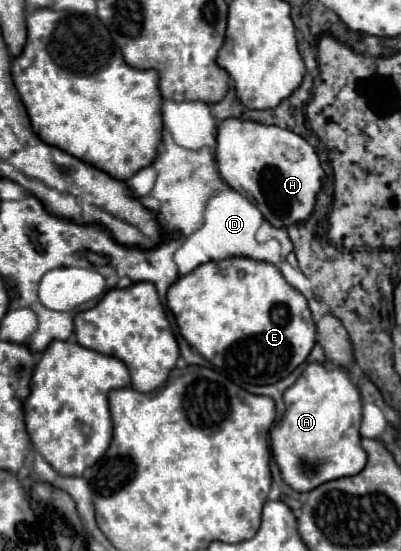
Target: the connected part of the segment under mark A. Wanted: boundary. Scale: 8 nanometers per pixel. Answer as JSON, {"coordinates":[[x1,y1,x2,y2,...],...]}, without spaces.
{"coordinates":[[307,364,297,382,287,388,283,400,287,412,271,430,271,452,285,484,295,492,311,492,325,482,355,476,365,468,367,454,359,444,359,390,351,384,345,370,327,370,323,364]]}

